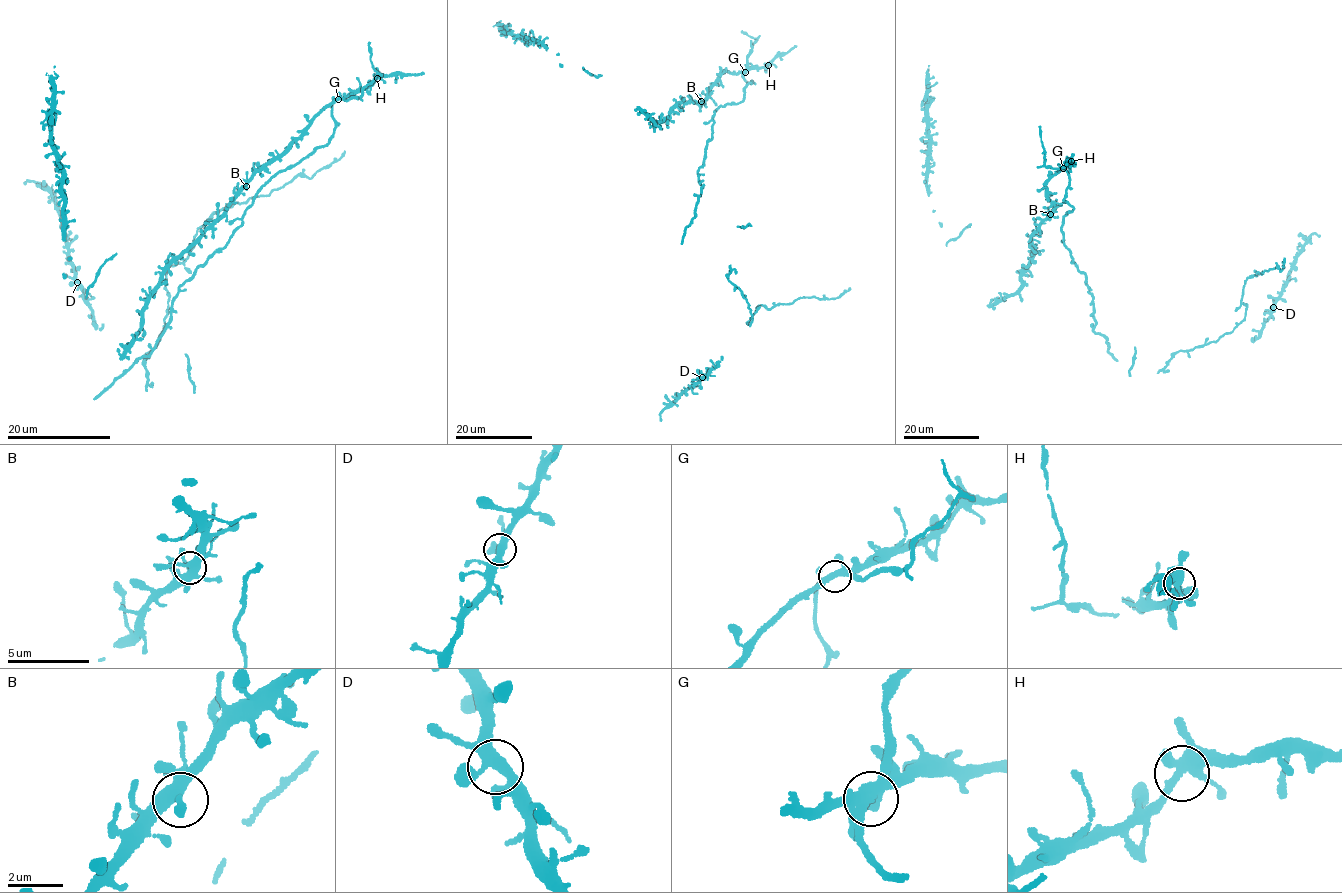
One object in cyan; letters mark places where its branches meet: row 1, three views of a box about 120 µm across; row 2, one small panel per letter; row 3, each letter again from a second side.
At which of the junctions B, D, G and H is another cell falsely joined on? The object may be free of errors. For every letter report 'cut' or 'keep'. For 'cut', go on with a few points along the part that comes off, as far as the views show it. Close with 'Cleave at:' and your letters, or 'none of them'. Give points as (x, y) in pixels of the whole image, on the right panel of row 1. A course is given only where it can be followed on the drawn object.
B: keep
D: keep
G: keep
H: keep
Cleave at: none of them

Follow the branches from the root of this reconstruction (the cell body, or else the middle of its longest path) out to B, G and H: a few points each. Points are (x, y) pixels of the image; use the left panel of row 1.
B: (271, 178), (329, 142), (335, 126), (333, 101), (246, 186)
G: (271, 178), (295, 166), (329, 142), (335, 126), (332, 105), (338, 100)
H: (271, 178), (326, 145), (335, 126), (332, 118), (333, 102), (366, 89), (377, 78)

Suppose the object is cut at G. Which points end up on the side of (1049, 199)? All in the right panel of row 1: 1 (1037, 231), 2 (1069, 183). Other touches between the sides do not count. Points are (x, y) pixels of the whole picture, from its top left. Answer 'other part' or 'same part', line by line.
1: same part
2: other part

